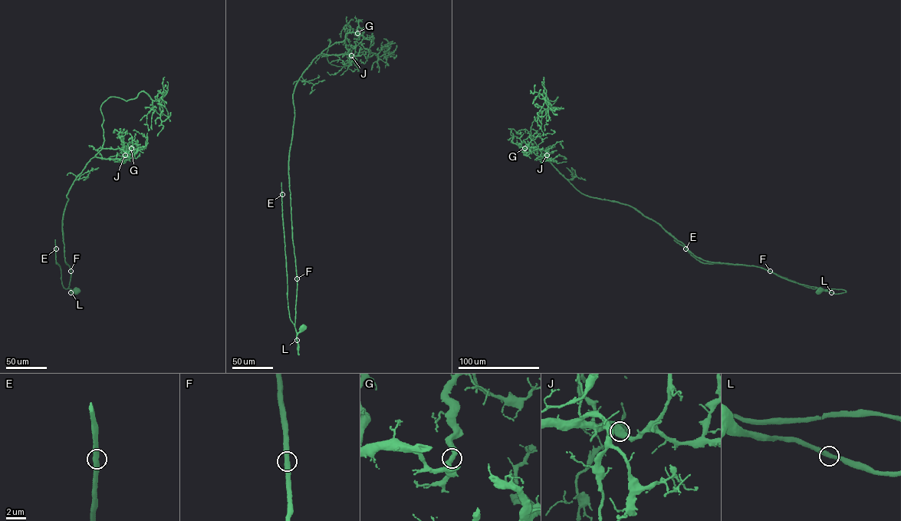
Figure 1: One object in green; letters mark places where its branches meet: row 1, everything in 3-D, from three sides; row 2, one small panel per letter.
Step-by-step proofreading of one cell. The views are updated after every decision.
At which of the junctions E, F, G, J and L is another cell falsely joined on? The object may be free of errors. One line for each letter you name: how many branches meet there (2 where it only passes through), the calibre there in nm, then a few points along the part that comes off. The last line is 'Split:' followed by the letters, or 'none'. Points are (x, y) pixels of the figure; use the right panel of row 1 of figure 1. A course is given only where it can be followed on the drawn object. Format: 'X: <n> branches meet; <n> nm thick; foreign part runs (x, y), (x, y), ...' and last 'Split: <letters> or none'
Split: none

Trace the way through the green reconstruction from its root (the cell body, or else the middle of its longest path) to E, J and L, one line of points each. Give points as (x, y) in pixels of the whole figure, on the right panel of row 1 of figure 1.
E: (819, 290), (835, 294), (846, 291), (840, 289), (812, 288), (757, 266), (702, 263), (685, 248)
J: (819, 290), (846, 291), (799, 284), (755, 266), (699, 258), (633, 207), (581, 193), (547, 155)
L: (819, 290), (831, 292)

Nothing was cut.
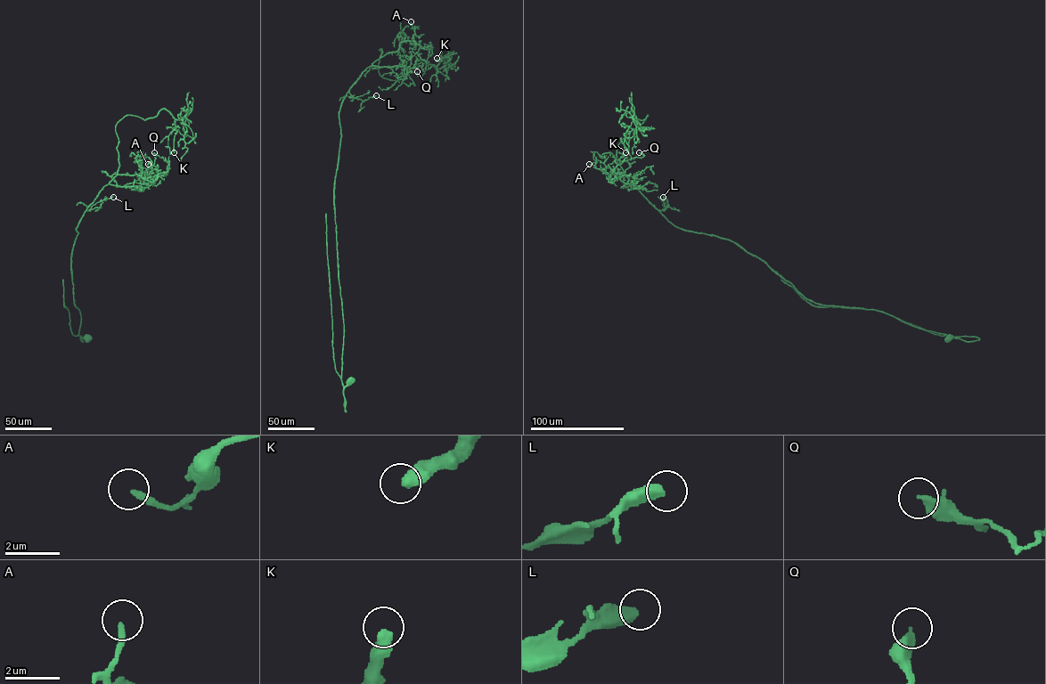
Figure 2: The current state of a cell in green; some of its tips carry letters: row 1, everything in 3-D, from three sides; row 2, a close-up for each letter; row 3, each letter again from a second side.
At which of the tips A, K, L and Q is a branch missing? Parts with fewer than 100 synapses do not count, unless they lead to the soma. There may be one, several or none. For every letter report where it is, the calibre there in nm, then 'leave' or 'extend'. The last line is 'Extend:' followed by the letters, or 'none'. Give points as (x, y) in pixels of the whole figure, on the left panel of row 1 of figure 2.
A: at (148, 164); 240 nm thick; leave
K: at (174, 152); 500 nm thick; leave
L: at (113, 197); 460 nm thick; leave
Q: at (154, 152); 420 nm thick; leave
Extend: none

